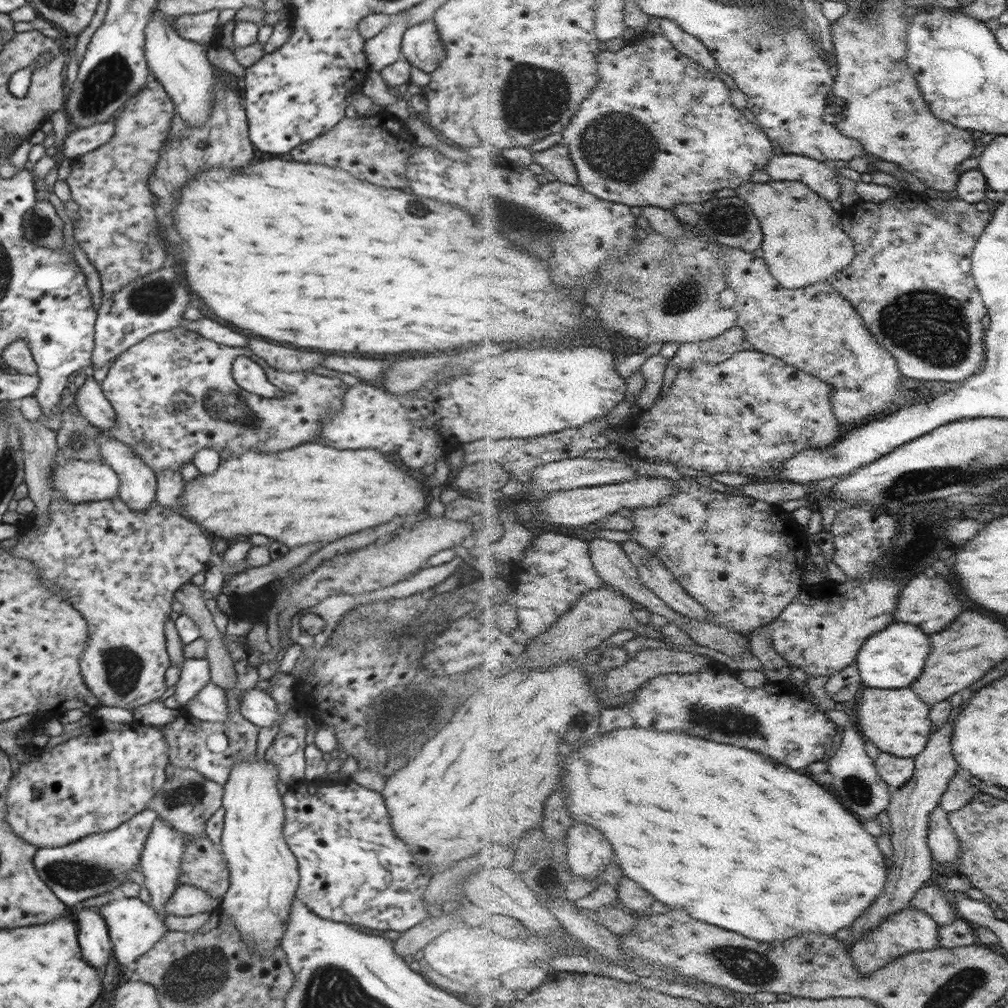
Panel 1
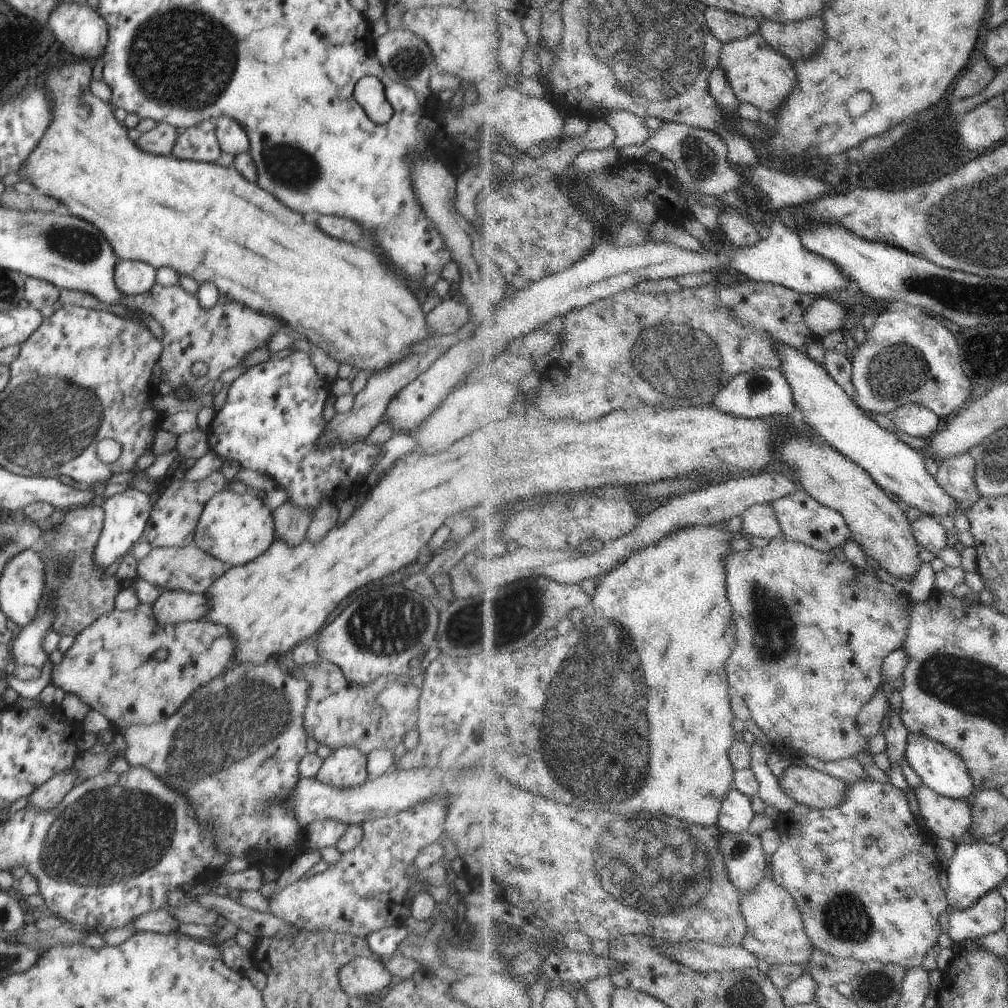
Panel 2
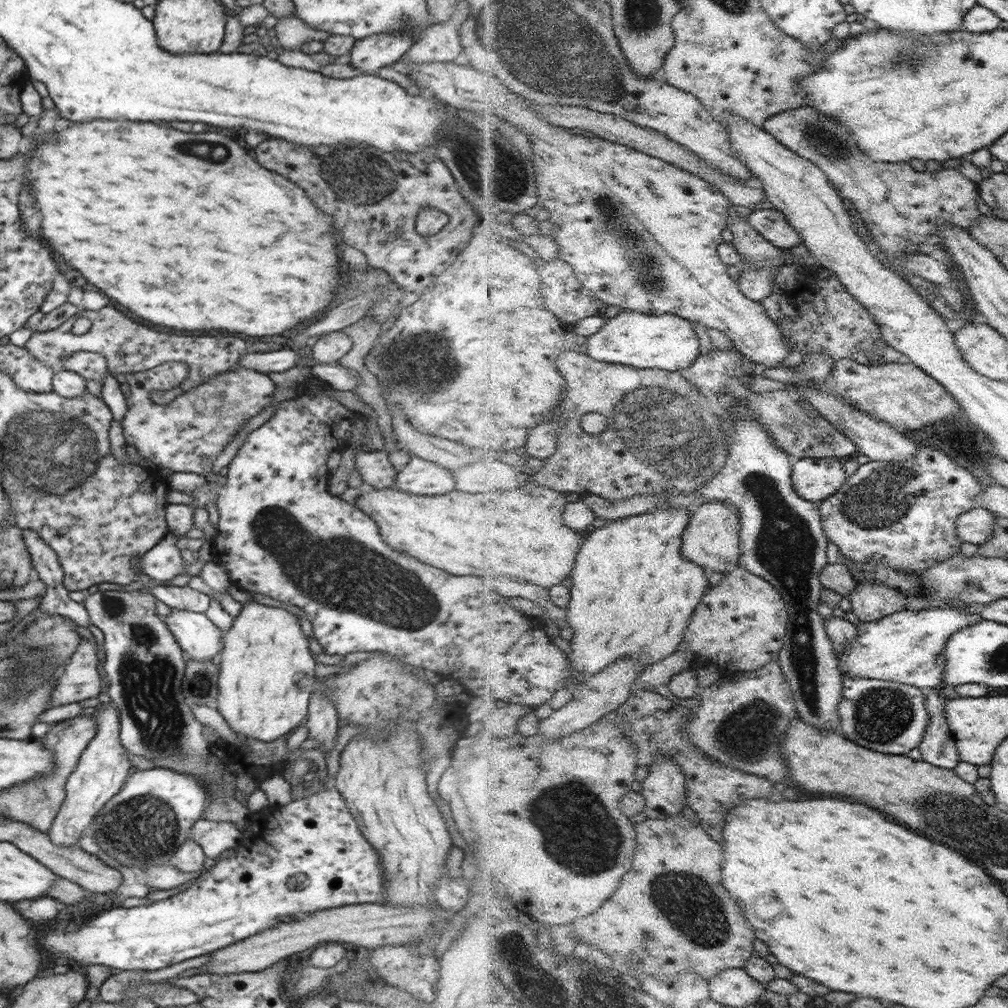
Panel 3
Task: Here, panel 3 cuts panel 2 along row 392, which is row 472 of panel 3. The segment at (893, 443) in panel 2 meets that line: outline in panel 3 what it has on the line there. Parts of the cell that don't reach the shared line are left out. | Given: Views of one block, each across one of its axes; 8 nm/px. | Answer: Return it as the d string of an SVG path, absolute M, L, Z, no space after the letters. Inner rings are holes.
M808 457L794 462L794 484L806 500L820 503L834 496L851 477L836 457Z

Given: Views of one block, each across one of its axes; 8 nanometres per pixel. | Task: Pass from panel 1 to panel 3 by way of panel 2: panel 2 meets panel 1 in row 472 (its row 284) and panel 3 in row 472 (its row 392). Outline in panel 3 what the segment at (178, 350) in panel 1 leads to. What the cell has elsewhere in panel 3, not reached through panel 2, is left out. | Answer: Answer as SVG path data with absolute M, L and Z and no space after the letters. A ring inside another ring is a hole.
M240 366L222 374L216 374L184 394L177 396L173 402L158 404L148 398L148 392L142 388L132 388L128 396L127 413L119 423L126 444L132 444L143 458L150 459L156 465L168 467L172 472L189 472L204 476L212 470L213 462L221 451L226 450L228 442L244 428L246 420L259 414L264 408L275 403L273 399L276 385L267 374L260 373Z

